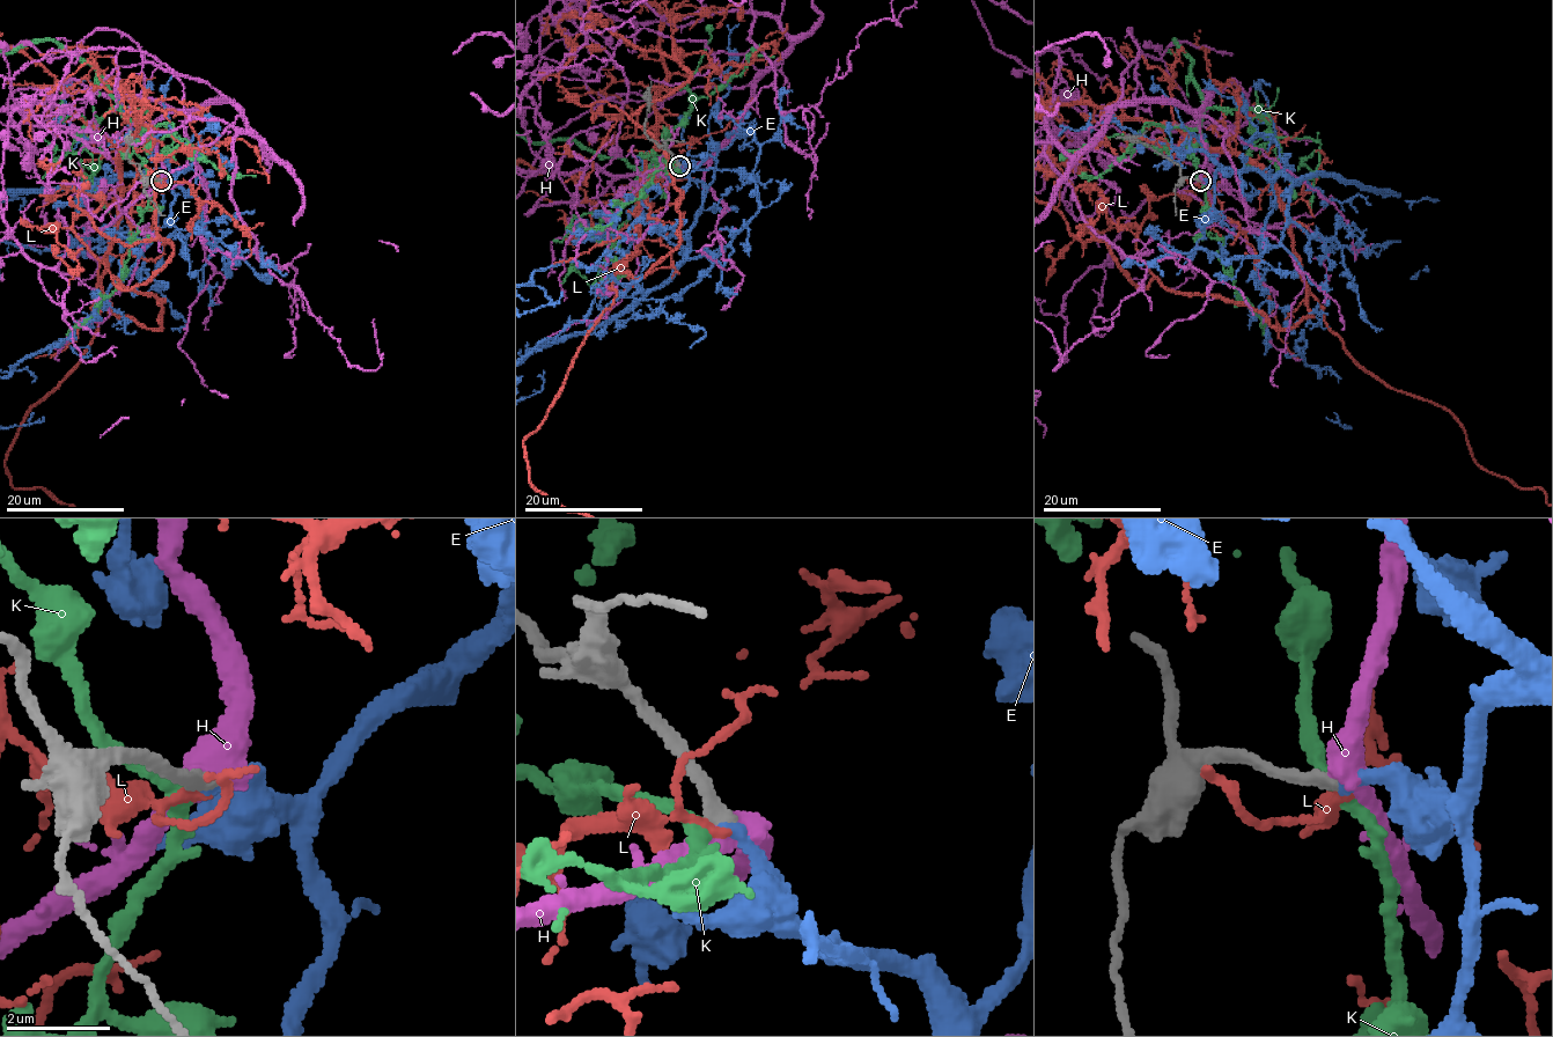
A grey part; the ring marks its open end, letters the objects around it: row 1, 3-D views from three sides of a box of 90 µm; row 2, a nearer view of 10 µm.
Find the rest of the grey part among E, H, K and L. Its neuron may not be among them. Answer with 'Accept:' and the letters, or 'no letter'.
Accept: E

